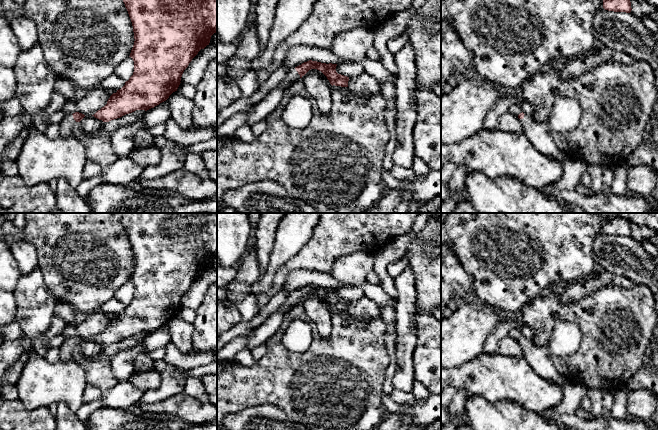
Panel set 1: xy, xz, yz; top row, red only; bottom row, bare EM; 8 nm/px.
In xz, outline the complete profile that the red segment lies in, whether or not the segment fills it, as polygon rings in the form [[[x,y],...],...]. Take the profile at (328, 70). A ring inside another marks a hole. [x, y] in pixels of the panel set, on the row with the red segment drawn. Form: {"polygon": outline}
{"polygon": [[[309,60],[295,68],[290,69],[280,85],[285,89],[290,89],[292,84],[302,78],[309,70],[317,69],[327,77],[332,86],[348,87],[349,77],[338,74],[335,70],[336,66],[337,64],[326,64]]]}

